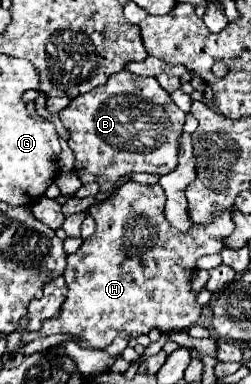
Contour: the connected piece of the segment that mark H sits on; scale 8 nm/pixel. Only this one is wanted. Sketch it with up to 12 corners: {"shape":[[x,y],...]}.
{"shape":[[126,182],[92,206],[68,256],[68,296],[20,346],[70,334],[192,328],[200,256],[230,210],[182,234],[160,184]]}

